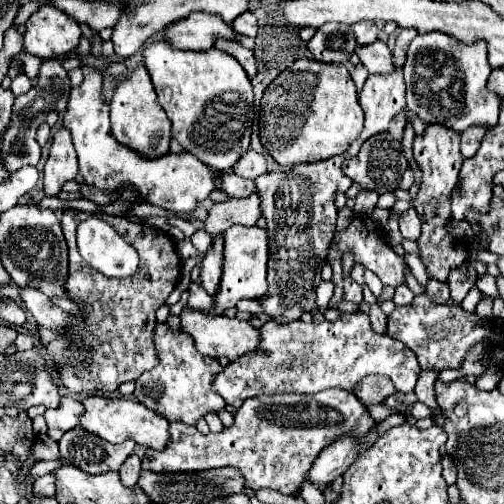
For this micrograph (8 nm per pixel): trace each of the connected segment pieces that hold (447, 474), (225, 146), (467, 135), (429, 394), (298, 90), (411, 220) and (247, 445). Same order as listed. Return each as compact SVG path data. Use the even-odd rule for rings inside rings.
M443 456L443 478L447 484L455 484L455 480L457 480L457 472L455 472L453 460L449 456Z
M153 42L143 52L145 68L153 80L157 102L167 112L171 120L173 138L187 150L193 152L201 162L215 168L217 172L233 170L237 160L249 150L251 144L251 126L253 126L253 86L243 66L229 54L209 48L205 52L195 50L173 50L167 42Z
M469 126L467 130L461 132L461 154L463 154L463 158L471 158L479 150L479 144L481 144L487 130L489 128L485 128L485 126Z
M425 370L421 372L419 376L419 382L415 386L415 396L419 402L427 404L431 408L431 416L437 408L437 402L435 402L435 390L433 390L433 384L435 384L435 378L437 378L437 372L431 372L431 370Z
M301 58L283 70L265 90L259 136L269 154L283 168L291 168L295 164L319 162L347 152L351 142L359 138L363 122L365 114L359 106L357 88L349 70L345 66Z
M409 208L405 214L401 214L401 218L399 218L399 230L401 230L405 240L413 240L413 242L419 240L421 220L419 220L415 208Z
M331 388L317 394L273 394L247 398L235 412L235 420L219 434L201 434L183 422L169 424L169 442L163 450L147 448L141 468L157 474L199 472L221 466L235 466L251 490L271 488L281 494L295 494L319 452L343 436L363 436L375 420L359 398L347 390Z

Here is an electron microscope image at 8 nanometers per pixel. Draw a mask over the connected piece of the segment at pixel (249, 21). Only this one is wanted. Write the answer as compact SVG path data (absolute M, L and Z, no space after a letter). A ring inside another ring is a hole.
M247 12L247 14L241 14L239 18L235 18L235 24L231 24L237 32L245 34L245 36L255 36L257 34L257 18Z

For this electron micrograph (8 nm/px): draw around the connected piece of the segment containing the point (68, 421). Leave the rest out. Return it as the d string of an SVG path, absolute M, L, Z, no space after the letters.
M63 396L59 408L45 412L45 420L47 420L49 428L69 430L69 428L77 426L79 414L81 414L81 402L69 398L69 396Z

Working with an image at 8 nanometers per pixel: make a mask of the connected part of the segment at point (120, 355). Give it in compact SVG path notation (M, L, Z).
M65 210L61 214L61 228L63 228L63 234L65 234L65 240L67 240L67 246L69 246L69 280L67 280L67 292L71 294L71 300L73 302L79 302L83 300L87 306L85 306L85 318L79 328L75 328L69 338L61 338L61 336L55 336L51 334L51 330L43 330L43 328L37 328L39 330L39 338L43 342L43 346L47 348L47 352L53 356L55 360L55 366L59 368L61 372L61 378L63 378L63 384L75 392L75 394L93 394L93 392L113 392L117 390L117 386L121 382L127 382L127 380L137 380L145 370L151 370L157 366L159 358L157 358L157 350L153 346L153 338L151 338L151 332L157 324L155 320L155 312L161 304L165 304L167 296L175 290L177 282L179 282L179 274L181 274L181 256L177 252L177 246L175 246L175 240L165 234L163 230L159 228L153 228L153 226L147 226L147 224L139 224L139 222L129 222L127 218L123 216L117 216L117 234L123 236L123 240L127 240L137 252L139 252L139 270L137 274L133 274L131 278L103 278L103 274L95 272L77 252L77 244L75 244L75 230L79 226L79 222L87 220L89 218L89 212L79 212L79 210Z

